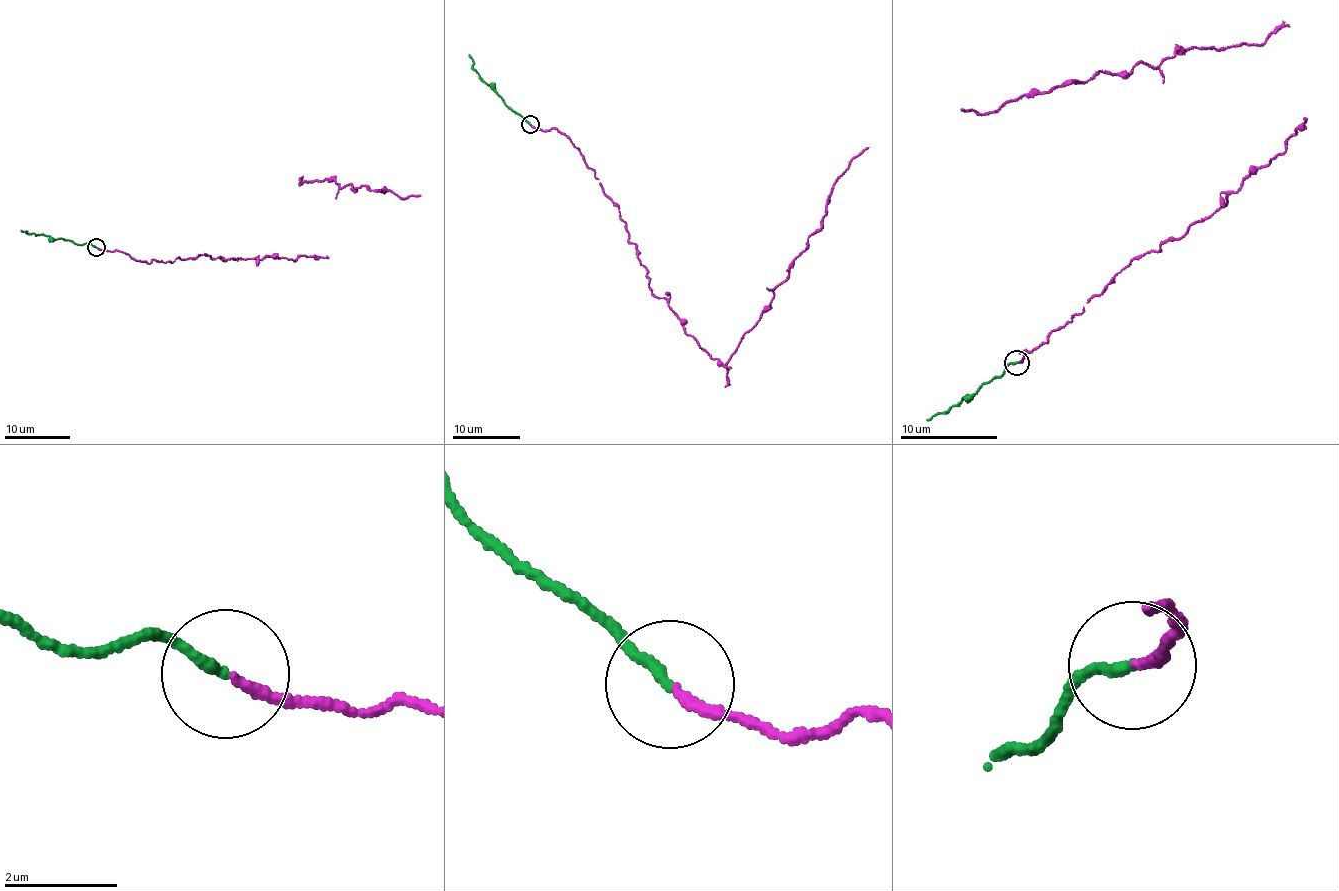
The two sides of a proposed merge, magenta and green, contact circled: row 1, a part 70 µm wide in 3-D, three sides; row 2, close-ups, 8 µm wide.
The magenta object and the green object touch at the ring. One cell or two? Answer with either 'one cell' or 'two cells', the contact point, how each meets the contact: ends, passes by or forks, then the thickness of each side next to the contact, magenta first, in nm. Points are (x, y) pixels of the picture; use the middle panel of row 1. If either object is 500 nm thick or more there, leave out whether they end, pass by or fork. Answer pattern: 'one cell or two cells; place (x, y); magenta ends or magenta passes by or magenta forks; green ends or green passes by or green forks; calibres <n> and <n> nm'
one cell; place (530, 124); magenta ends; green ends; calibres 160 and 170 nm

